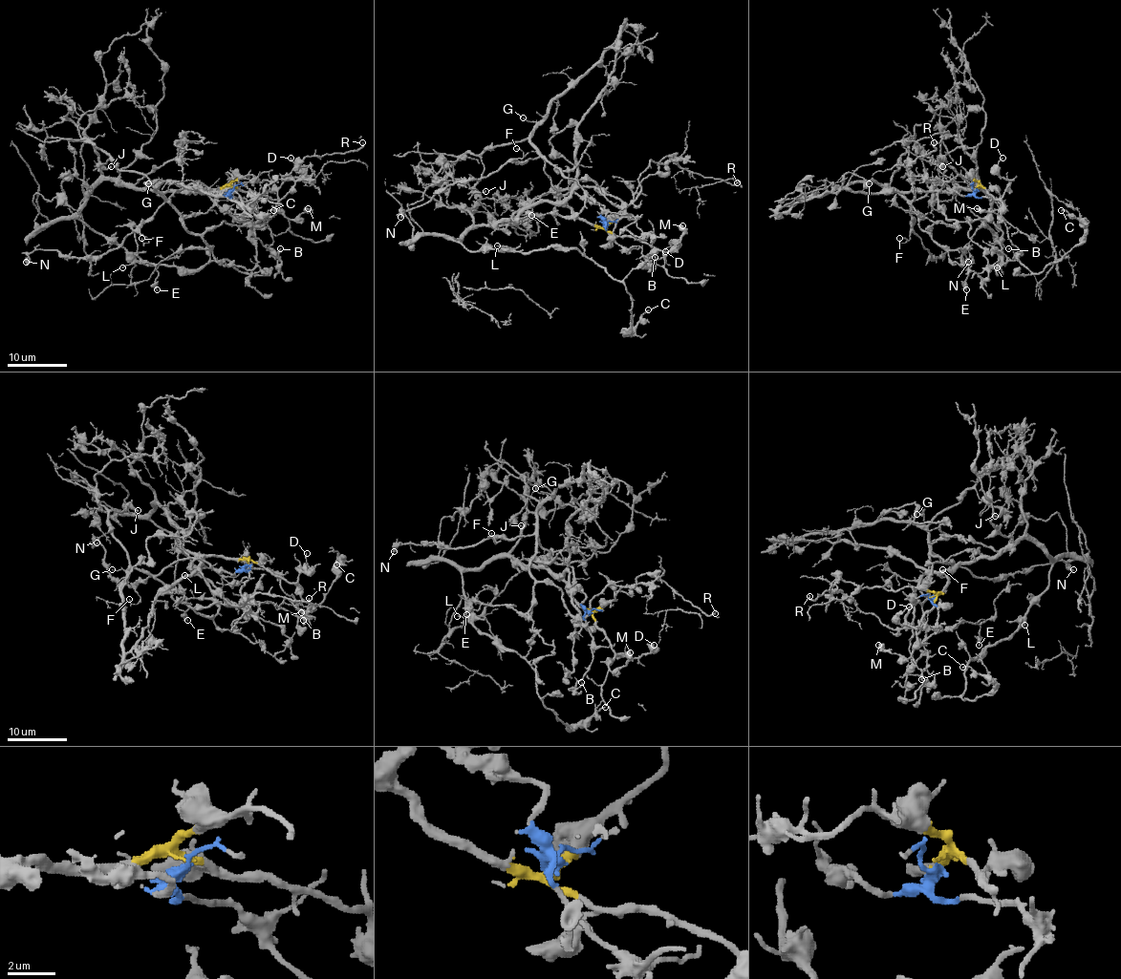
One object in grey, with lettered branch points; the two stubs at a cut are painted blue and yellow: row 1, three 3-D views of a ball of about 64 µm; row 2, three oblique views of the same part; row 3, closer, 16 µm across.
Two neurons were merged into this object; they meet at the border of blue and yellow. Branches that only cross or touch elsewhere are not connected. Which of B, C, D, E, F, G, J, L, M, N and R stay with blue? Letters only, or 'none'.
B, E, F, G, J, N

